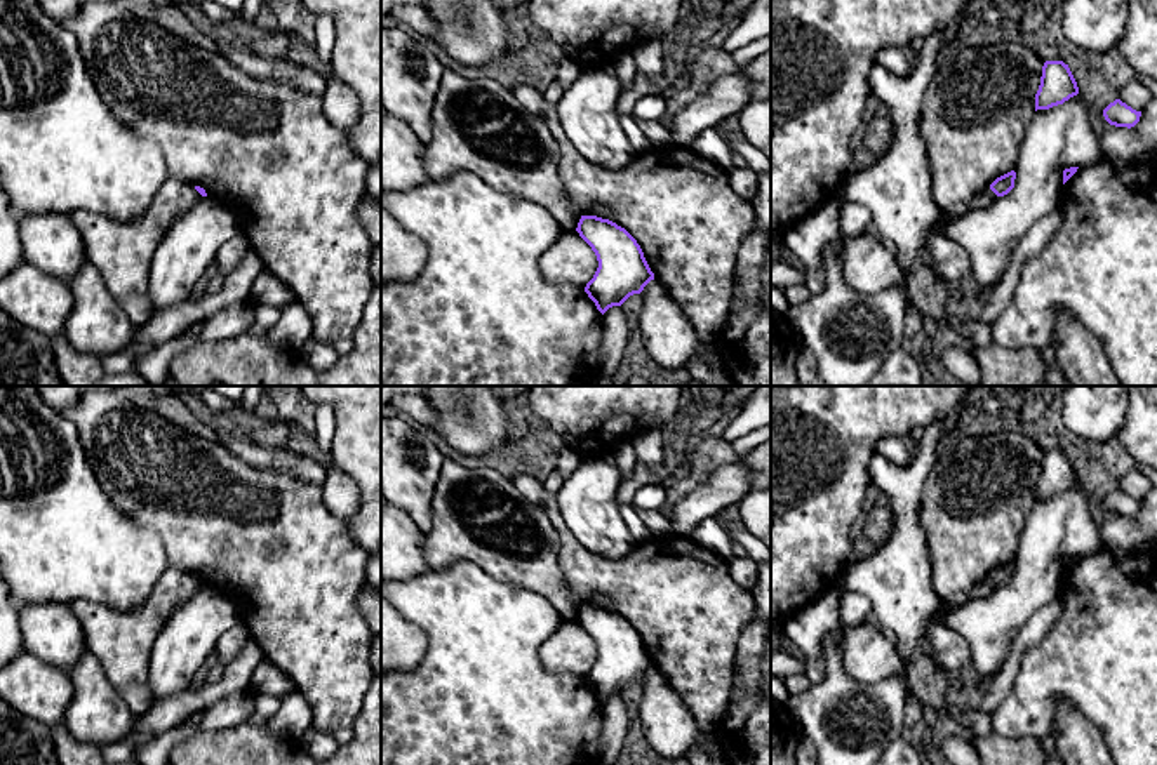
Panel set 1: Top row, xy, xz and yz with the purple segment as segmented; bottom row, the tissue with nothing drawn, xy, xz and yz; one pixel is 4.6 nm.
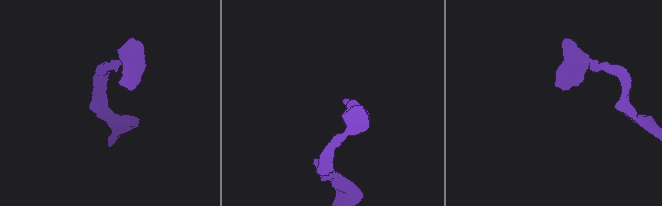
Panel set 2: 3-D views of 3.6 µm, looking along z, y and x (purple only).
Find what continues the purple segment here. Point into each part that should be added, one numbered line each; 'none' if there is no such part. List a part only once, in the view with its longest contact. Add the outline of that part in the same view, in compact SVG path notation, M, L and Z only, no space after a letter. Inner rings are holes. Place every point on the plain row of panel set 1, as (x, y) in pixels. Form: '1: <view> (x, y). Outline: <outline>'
none

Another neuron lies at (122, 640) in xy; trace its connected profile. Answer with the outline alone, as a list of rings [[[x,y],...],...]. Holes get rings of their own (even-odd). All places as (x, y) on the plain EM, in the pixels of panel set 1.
[[[167,567],[153,593],[137,609],[120,610],[85,600],[70,602],[68,607],[82,624],[87,650],[99,661],[134,718],[155,704],[148,680],[155,638],[176,605],[191,598],[200,588],[193,575]]]

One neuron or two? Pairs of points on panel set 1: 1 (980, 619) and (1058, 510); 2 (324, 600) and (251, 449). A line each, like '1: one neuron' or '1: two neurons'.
1: one neuron
2: two neurons

